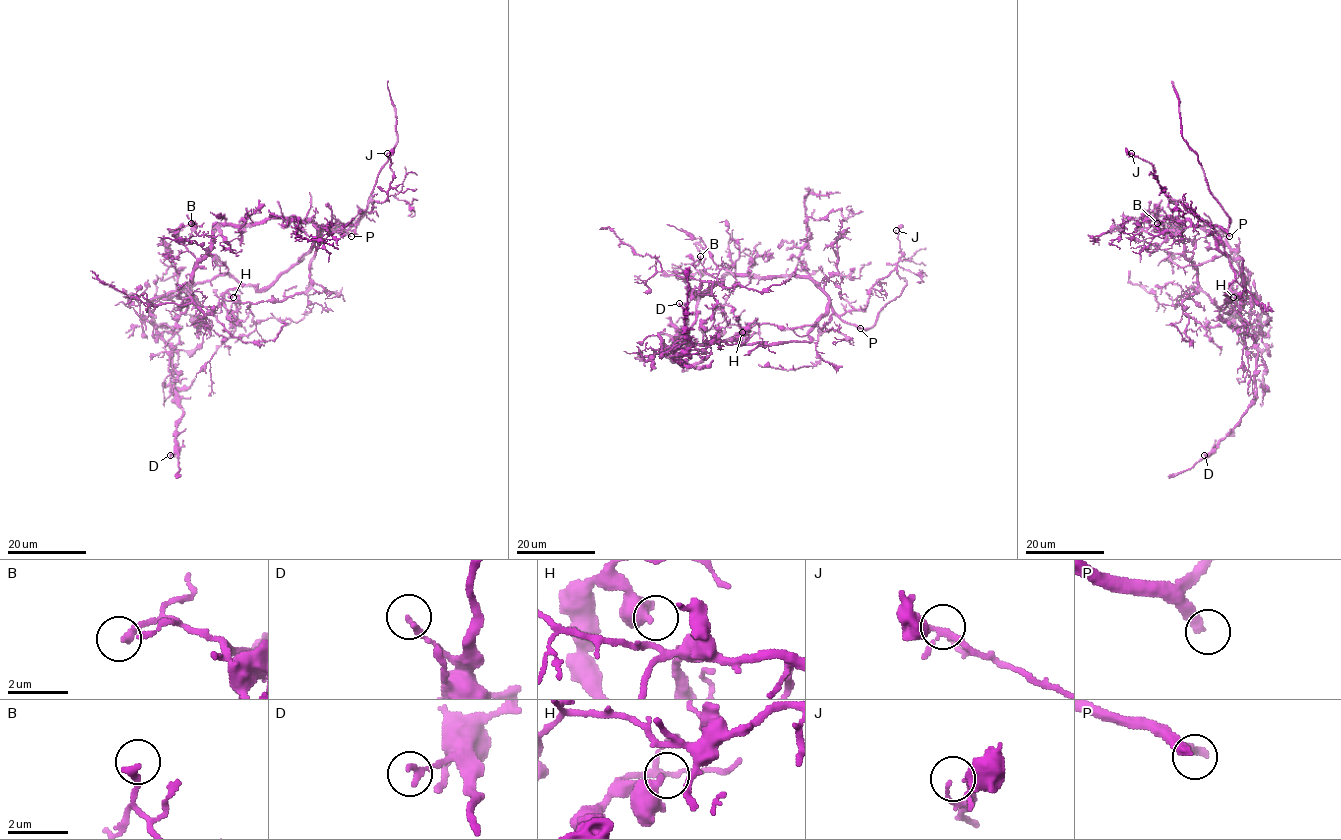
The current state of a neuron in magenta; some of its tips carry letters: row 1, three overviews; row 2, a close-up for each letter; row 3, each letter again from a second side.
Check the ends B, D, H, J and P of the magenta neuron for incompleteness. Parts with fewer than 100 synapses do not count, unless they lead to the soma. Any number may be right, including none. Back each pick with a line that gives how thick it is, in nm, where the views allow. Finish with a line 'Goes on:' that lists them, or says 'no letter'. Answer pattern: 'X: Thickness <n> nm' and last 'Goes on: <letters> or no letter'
P: Thickness 320 nm
Goes on: P

